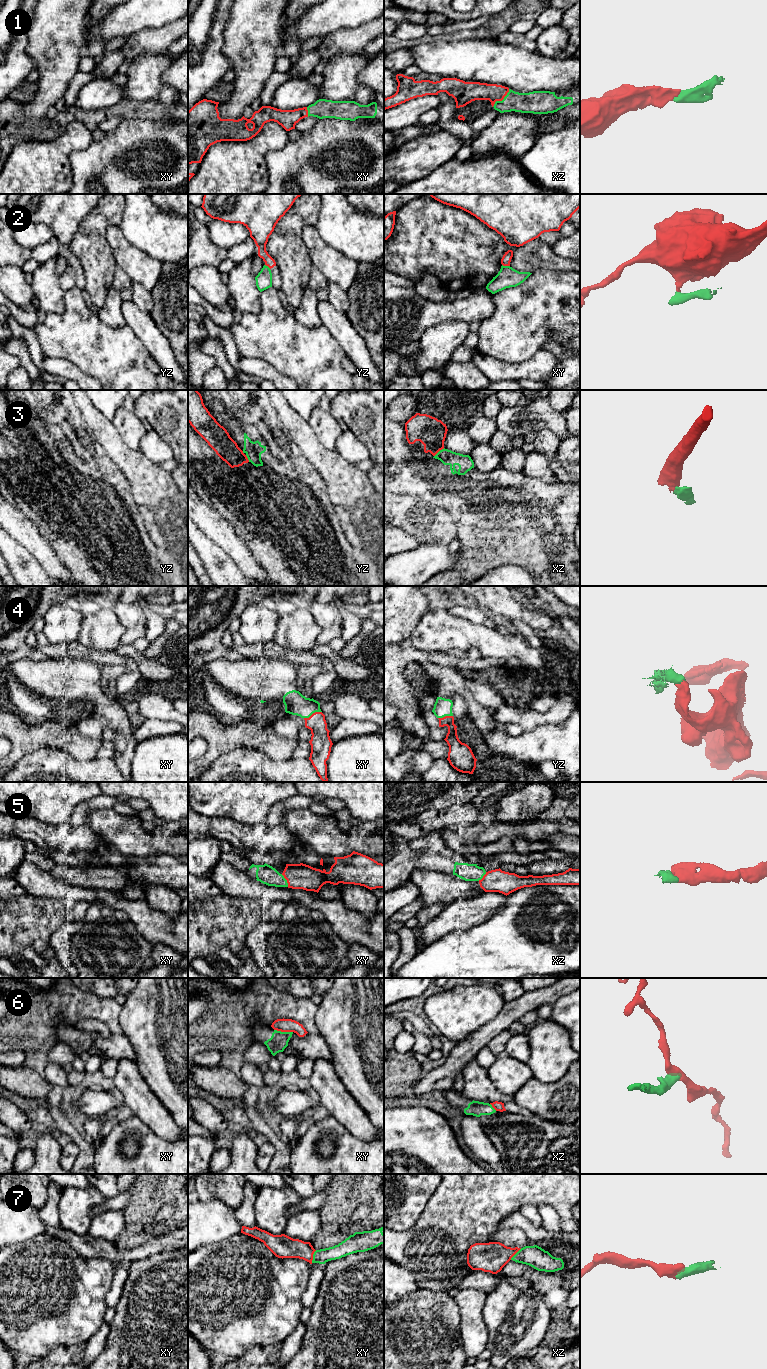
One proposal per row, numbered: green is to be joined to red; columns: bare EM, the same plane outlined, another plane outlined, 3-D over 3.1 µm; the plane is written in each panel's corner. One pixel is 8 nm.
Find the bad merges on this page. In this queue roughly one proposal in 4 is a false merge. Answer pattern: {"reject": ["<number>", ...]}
{"reject": ["2", "3", "6"]}

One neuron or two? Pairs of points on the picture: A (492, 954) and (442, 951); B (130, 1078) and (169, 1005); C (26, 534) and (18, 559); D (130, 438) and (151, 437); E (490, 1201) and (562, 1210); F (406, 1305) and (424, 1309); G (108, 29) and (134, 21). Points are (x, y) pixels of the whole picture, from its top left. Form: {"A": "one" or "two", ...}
{"A": "one", "B": "two", "C": "two", "D": "two", "E": "one", "F": "one", "G": "one"}

